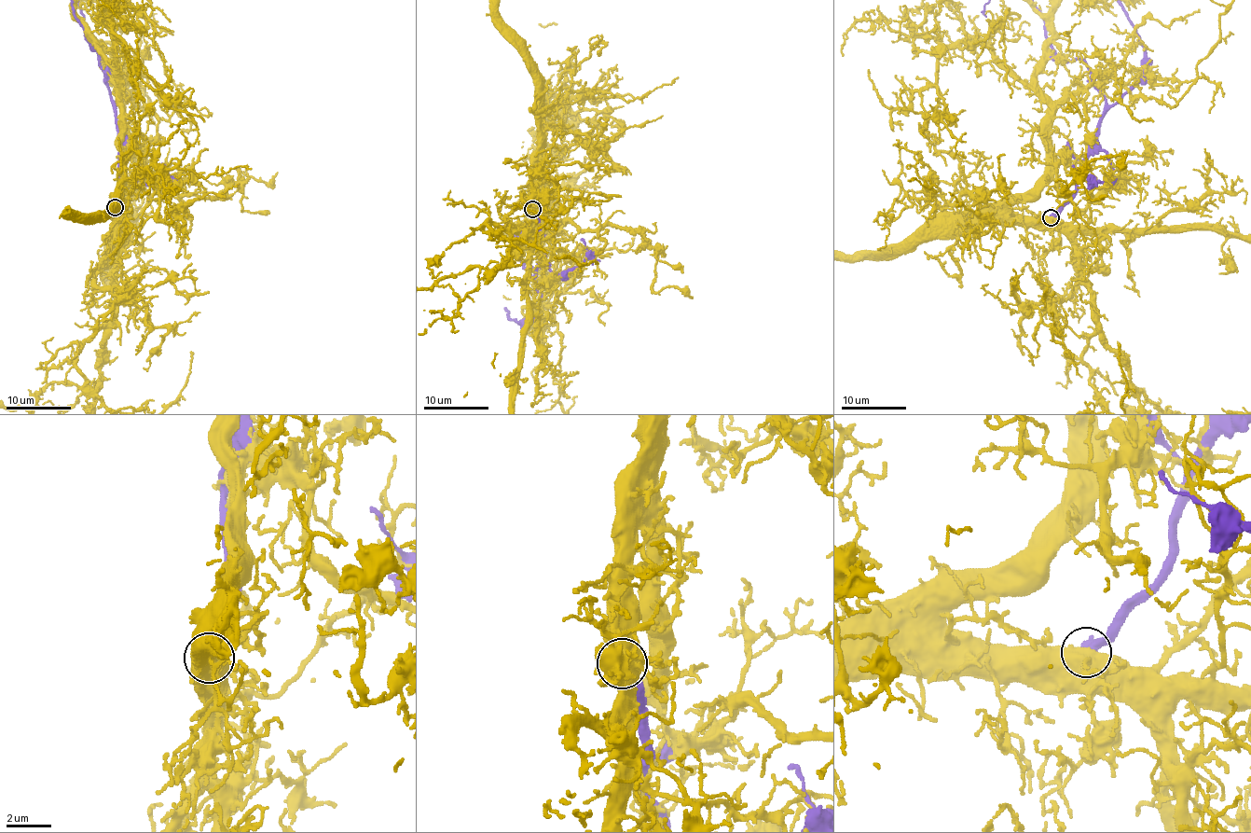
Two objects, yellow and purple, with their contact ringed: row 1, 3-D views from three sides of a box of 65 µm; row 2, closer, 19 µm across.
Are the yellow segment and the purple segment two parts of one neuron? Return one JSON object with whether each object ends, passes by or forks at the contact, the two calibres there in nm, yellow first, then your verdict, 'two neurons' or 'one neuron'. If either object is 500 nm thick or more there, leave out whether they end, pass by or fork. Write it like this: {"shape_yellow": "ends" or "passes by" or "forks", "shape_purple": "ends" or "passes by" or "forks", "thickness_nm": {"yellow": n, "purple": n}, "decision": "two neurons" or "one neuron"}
{"thickness_nm": {"yellow": 600, "purple": 600}, "decision": "two neurons"}

